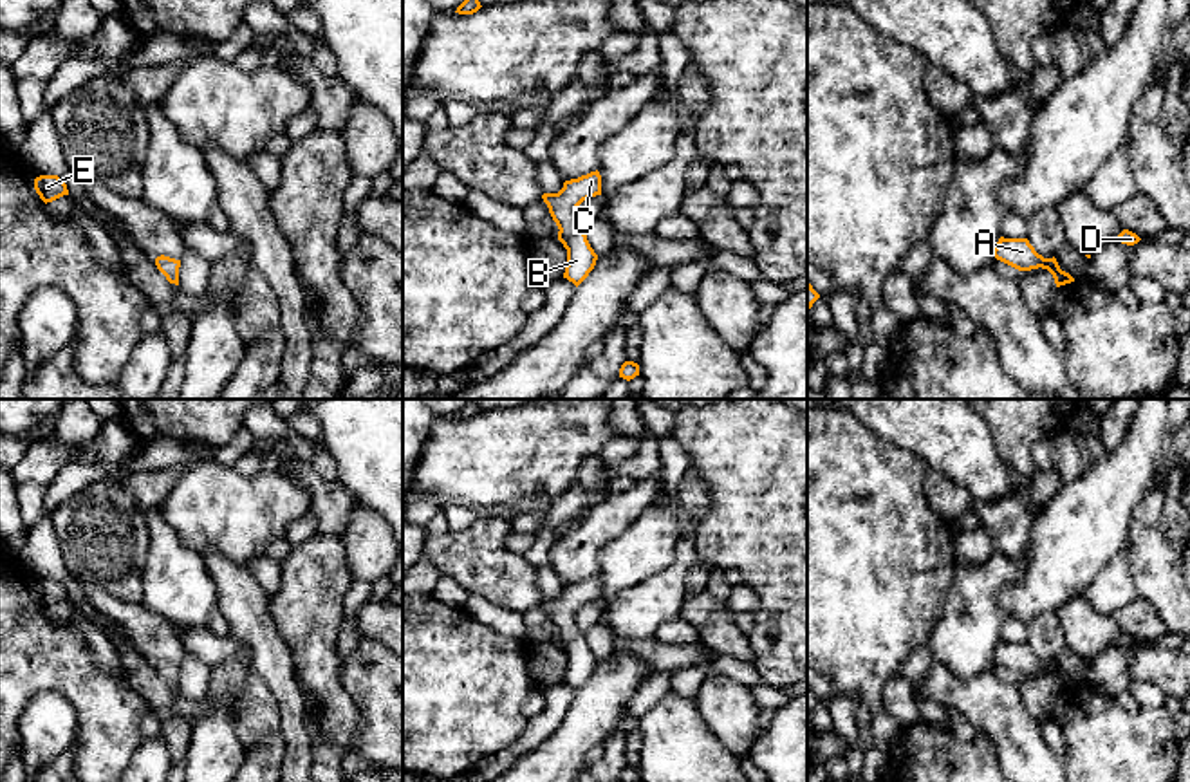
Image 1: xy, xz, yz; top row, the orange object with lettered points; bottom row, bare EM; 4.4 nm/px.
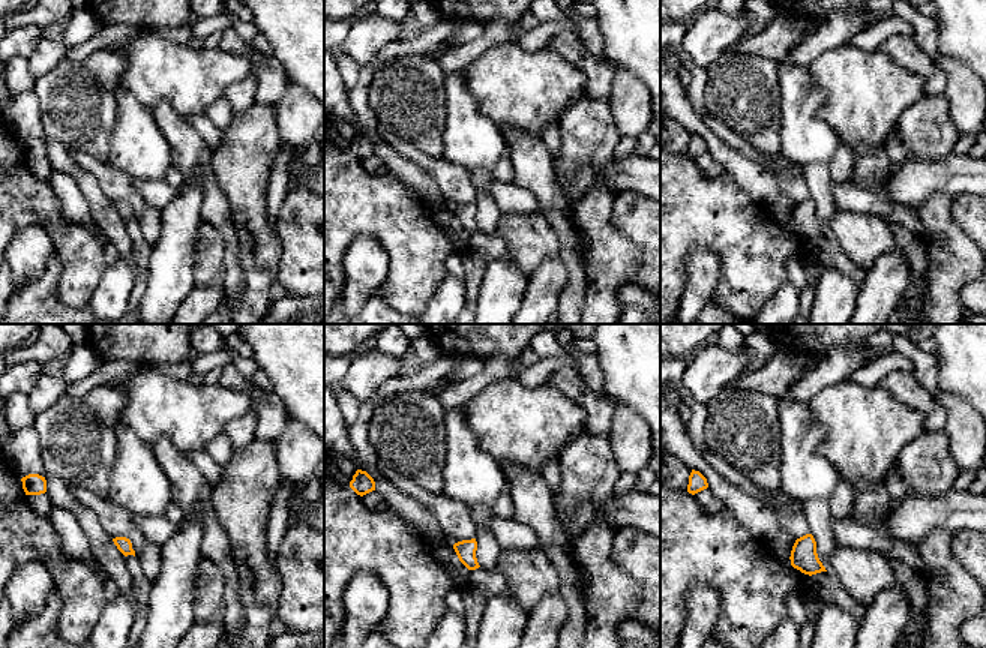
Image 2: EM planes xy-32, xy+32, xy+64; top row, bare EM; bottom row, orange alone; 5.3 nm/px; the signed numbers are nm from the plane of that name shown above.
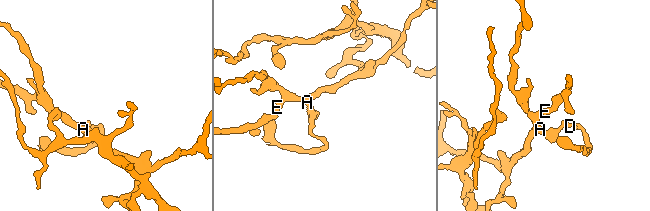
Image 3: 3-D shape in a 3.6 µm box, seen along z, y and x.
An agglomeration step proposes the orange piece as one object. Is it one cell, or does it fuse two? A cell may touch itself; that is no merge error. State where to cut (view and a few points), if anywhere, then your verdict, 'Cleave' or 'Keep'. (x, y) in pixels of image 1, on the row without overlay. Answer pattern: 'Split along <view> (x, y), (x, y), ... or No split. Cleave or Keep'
No split. Keep

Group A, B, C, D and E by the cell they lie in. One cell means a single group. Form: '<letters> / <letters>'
A B C D E

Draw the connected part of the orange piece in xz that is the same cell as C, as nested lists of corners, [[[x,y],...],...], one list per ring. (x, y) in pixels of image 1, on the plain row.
[[[598,574],[578,583],[565,585],[558,598],[542,600],[560,634],[558,645],[567,654],[563,683],[572,686],[576,692],[589,681],[598,665],[598,659],[587,645],[585,634],[576,630],[576,614],[583,605],[596,600],[601,600],[601,580]]]

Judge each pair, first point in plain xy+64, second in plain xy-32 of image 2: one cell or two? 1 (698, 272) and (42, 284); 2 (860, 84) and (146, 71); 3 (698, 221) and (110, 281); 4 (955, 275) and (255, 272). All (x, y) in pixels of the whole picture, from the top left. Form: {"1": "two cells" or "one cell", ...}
{"1": "two cells", "2": "one cell", "3": "two cells", "4": "one cell"}

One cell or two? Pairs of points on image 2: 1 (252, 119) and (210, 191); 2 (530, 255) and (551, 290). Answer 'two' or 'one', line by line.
1: two
2: two

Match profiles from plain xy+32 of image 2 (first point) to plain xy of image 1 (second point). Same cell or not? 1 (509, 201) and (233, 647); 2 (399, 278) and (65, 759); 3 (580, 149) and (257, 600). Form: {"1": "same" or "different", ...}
{"1": "same", "2": "different", "3": "different"}

